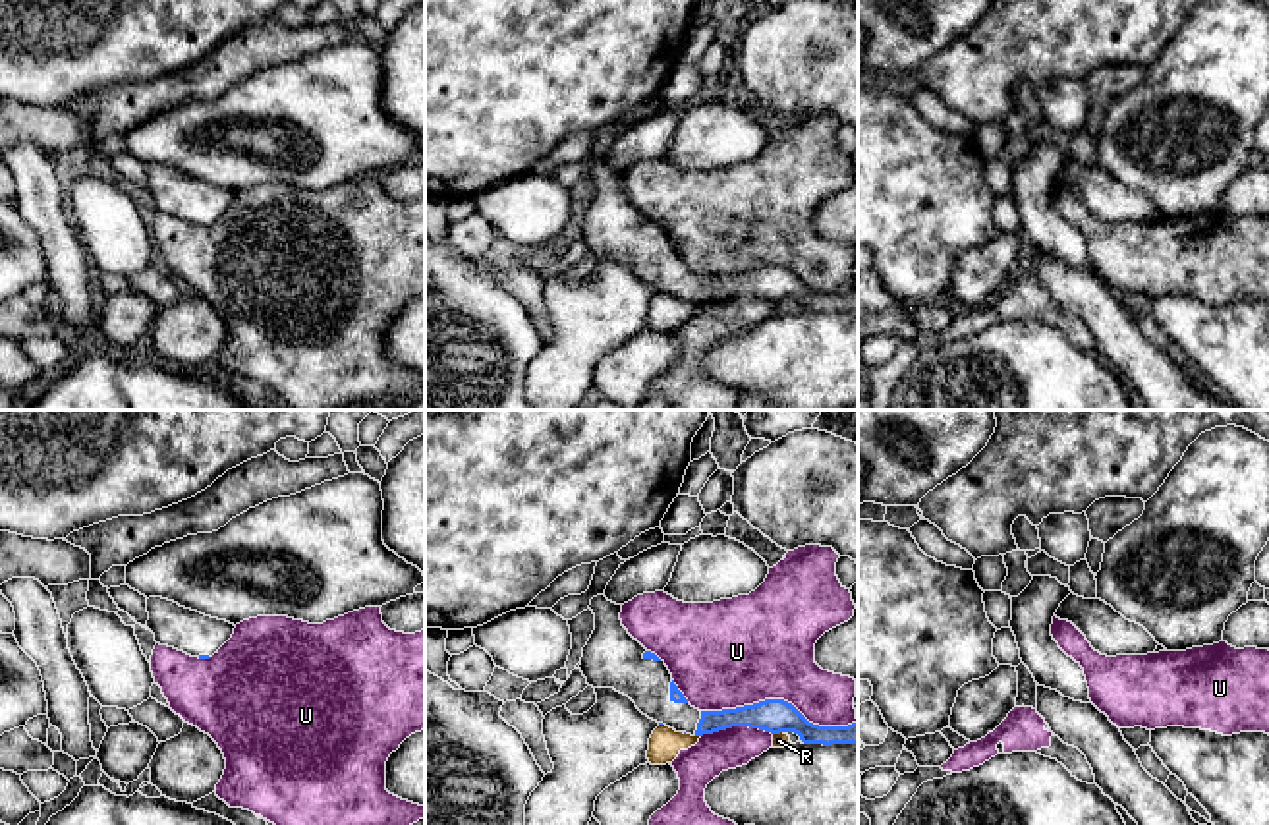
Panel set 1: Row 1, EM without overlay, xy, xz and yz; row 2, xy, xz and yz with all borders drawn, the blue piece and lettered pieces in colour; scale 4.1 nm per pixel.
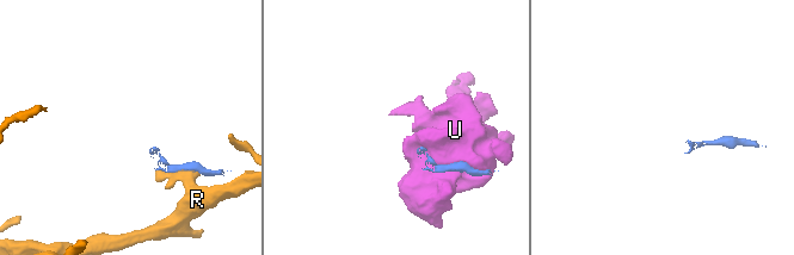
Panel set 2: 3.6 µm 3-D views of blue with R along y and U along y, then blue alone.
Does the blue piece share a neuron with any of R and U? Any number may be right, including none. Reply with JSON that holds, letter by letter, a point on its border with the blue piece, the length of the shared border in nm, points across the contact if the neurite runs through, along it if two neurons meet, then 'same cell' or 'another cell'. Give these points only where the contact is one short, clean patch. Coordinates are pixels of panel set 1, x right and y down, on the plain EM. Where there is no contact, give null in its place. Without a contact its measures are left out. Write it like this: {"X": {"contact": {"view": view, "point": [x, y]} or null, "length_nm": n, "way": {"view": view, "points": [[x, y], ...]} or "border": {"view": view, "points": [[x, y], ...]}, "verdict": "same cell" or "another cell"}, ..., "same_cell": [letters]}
{"R": {"contact": {"view": "xz", "point": [777, 300]}, "length_nm": 50, "verdict": "another cell"}, "U": {"contact": {"view": "xz", "point": [779, 267]}, "length_nm": 650, "verdict": "another cell"}, "same_cell": []}

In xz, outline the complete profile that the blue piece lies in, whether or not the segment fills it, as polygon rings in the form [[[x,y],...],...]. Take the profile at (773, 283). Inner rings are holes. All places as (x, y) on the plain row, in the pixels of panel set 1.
[[[603,160],[591,166],[589,176],[595,182],[595,197],[583,214],[579,232],[587,251],[614,255],[659,292],[691,303],[749,294],[771,301],[794,299],[804,311],[858,311],[858,288],[848,294],[819,294],[784,267],[765,267],[722,278],[691,274],[664,228],[647,218],[622,193],[622,172],[608,168]]]

